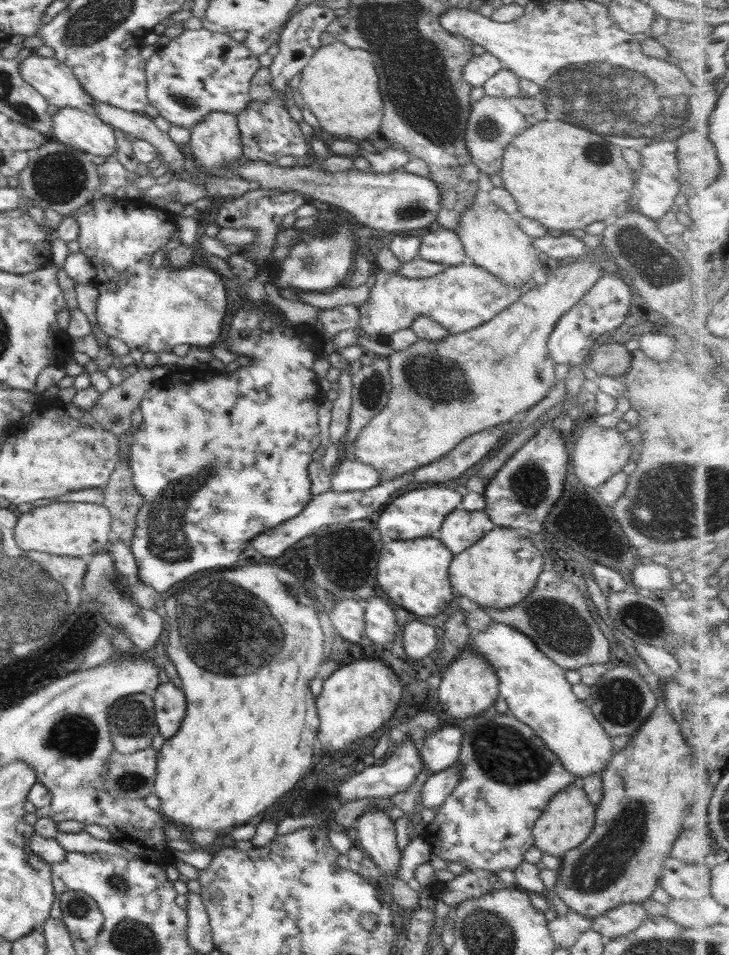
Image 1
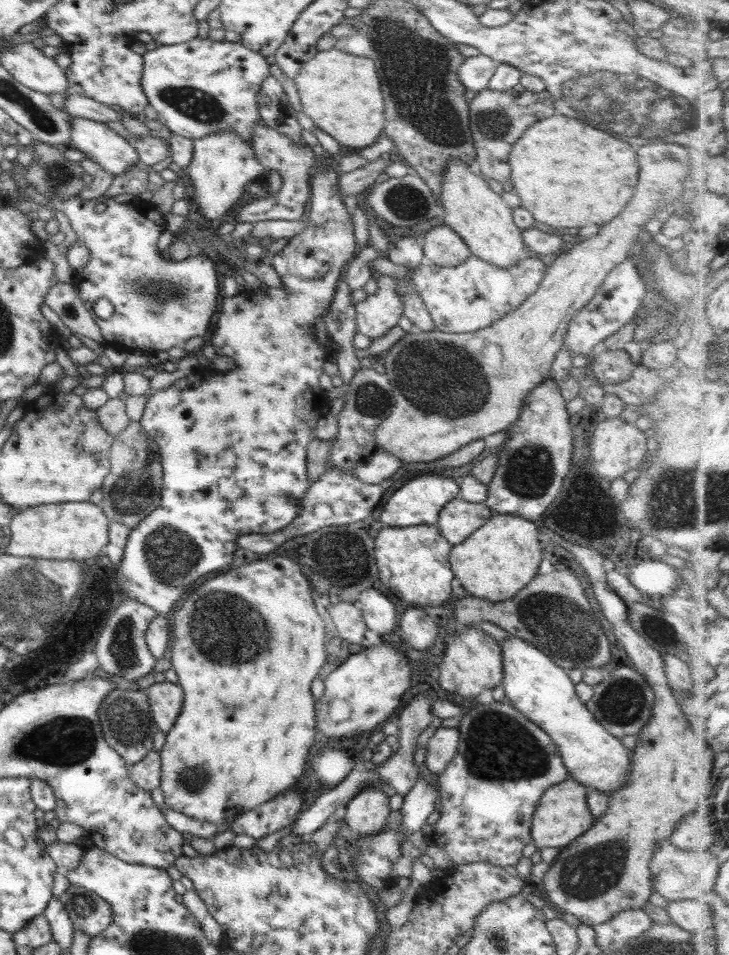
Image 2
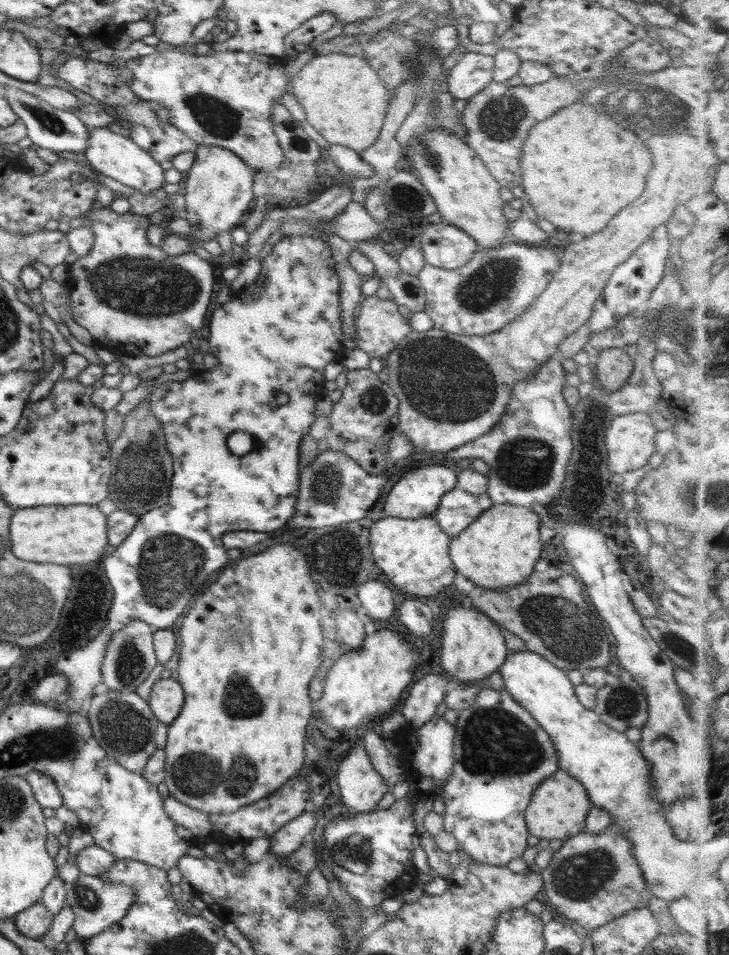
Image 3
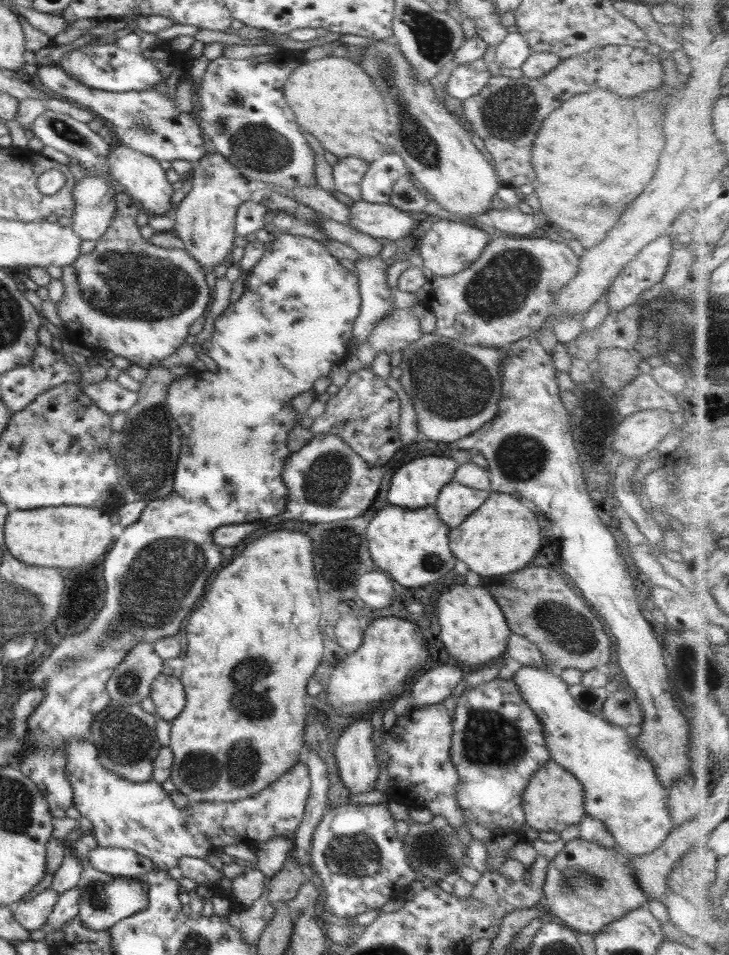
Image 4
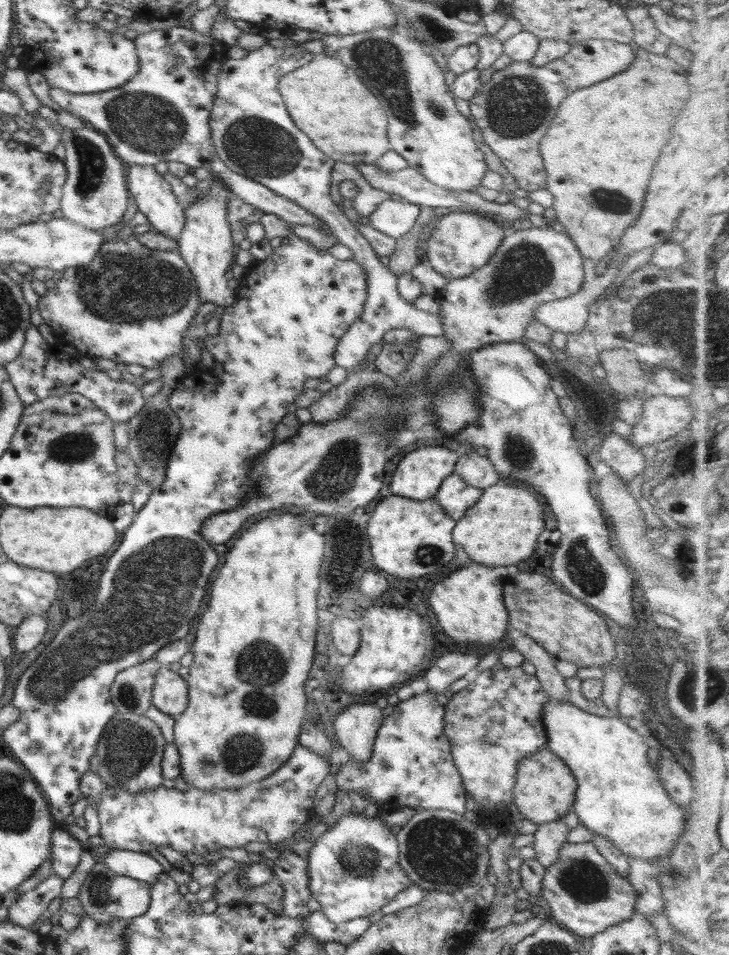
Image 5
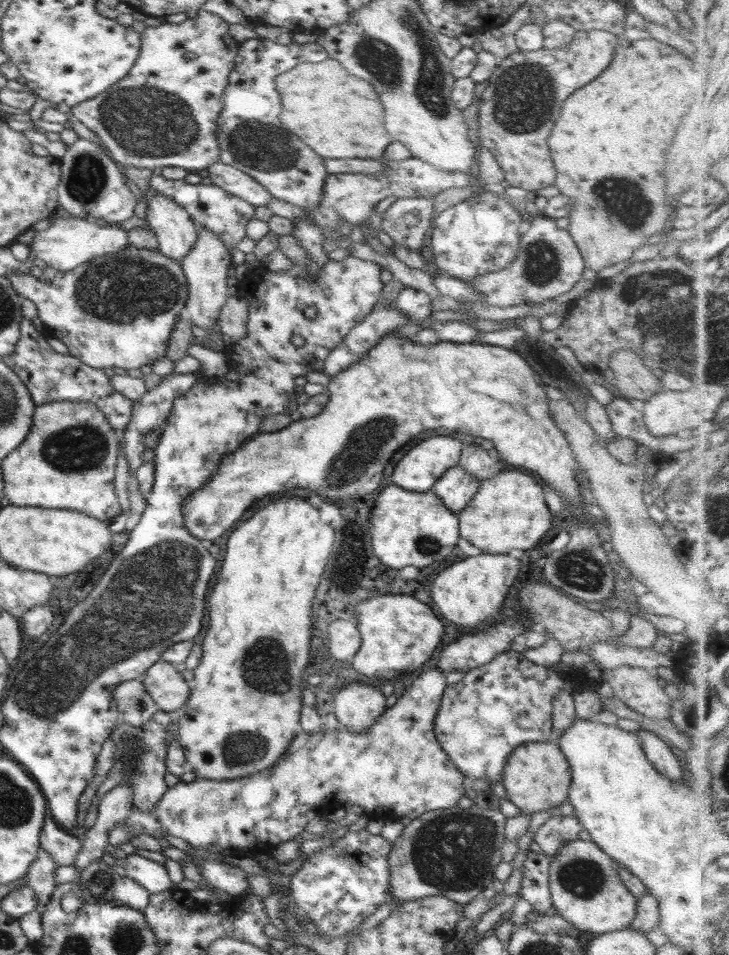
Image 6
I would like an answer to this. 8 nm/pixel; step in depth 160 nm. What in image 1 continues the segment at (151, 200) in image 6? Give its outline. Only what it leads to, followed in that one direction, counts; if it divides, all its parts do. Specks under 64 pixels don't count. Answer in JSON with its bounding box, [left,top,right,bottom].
[48,108,117,160]

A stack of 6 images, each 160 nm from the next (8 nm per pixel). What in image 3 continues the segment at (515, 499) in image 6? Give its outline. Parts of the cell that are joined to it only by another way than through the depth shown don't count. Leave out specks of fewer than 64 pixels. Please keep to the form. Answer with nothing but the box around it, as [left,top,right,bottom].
[449,504,542,590]

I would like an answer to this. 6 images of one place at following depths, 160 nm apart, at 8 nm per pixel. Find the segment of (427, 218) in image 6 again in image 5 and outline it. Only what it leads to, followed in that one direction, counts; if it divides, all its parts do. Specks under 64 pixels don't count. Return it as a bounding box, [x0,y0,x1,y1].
[364,198,419,239]

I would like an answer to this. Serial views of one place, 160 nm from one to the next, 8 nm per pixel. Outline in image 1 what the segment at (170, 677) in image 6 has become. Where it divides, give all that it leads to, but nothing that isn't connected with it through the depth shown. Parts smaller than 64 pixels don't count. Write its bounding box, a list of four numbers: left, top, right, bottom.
[152,683,187,740]

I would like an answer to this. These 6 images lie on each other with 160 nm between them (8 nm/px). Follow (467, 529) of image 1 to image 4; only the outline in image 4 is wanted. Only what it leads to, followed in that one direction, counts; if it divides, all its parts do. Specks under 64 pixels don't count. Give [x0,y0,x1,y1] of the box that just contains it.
[434,481,489,530]

